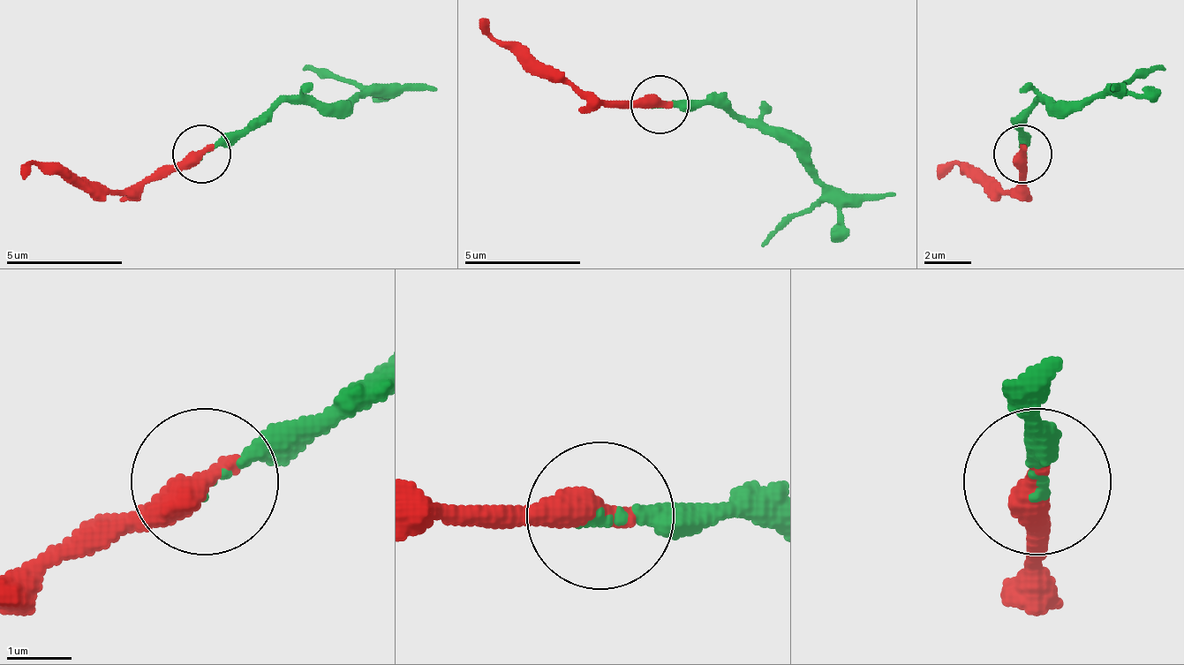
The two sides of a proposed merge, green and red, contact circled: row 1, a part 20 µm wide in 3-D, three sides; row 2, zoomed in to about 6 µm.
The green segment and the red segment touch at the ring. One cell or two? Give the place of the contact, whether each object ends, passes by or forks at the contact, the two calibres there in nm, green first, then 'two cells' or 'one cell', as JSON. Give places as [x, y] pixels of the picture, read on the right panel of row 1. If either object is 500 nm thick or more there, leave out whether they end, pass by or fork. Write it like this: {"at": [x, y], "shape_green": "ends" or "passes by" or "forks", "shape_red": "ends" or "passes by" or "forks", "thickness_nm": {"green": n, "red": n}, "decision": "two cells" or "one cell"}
{"at": [1022, 154], "thickness_nm": {"green": 140, "red": 500}, "decision": "one cell"}

